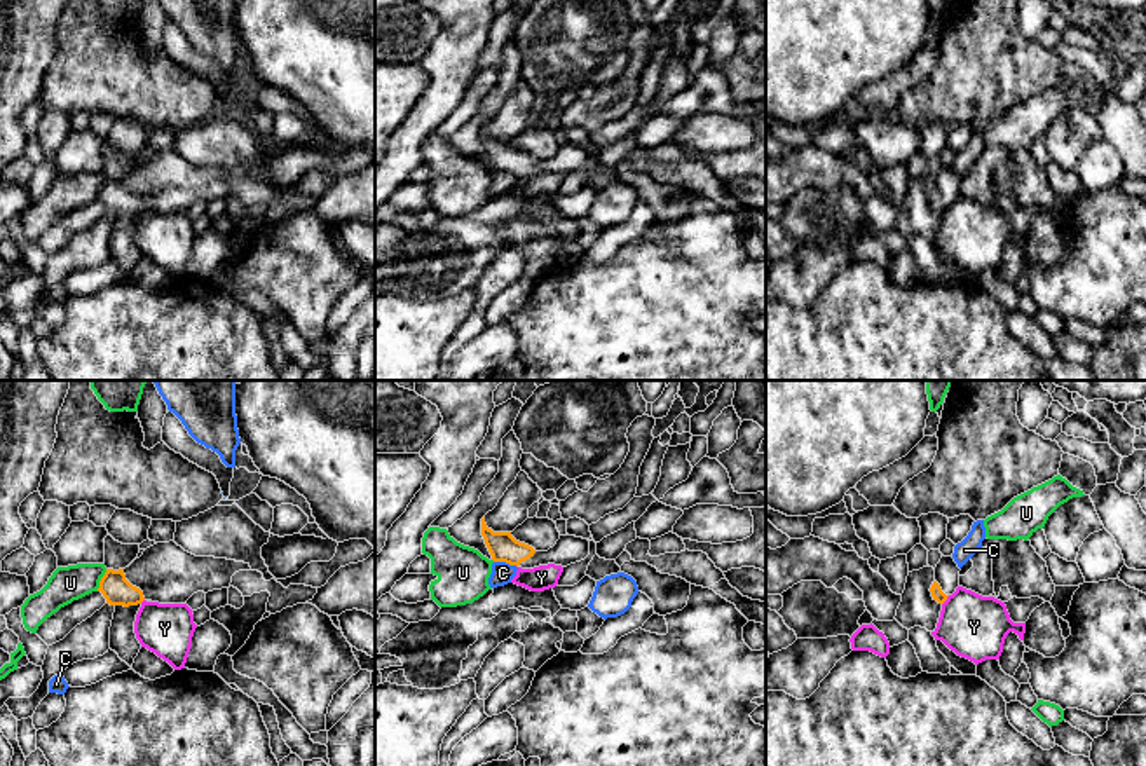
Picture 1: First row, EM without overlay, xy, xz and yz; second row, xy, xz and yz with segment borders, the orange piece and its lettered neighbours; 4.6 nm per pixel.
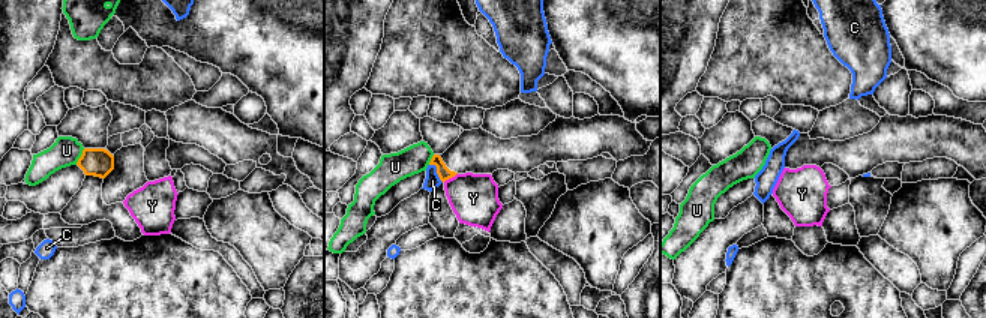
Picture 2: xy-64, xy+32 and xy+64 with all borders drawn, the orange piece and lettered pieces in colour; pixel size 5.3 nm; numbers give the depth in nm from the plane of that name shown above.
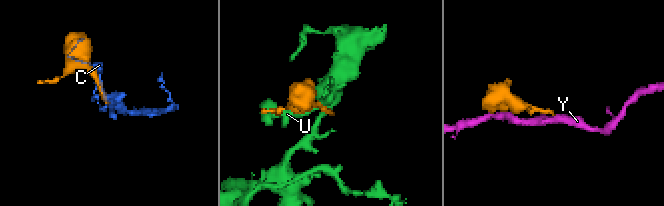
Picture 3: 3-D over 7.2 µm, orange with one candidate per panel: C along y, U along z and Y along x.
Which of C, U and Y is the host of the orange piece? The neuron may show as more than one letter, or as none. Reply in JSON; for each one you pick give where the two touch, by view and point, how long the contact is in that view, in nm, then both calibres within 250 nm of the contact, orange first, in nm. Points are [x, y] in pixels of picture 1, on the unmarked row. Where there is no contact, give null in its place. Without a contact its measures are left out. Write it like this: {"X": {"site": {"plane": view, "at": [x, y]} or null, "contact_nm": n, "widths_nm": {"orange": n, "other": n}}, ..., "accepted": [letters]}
{"accepted": []}

